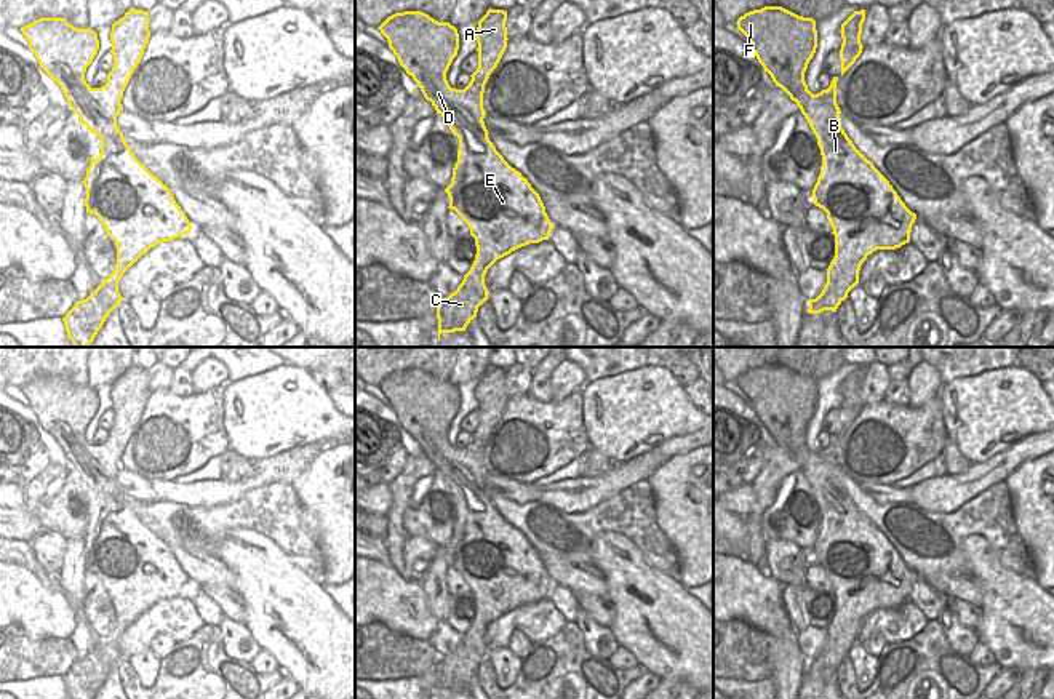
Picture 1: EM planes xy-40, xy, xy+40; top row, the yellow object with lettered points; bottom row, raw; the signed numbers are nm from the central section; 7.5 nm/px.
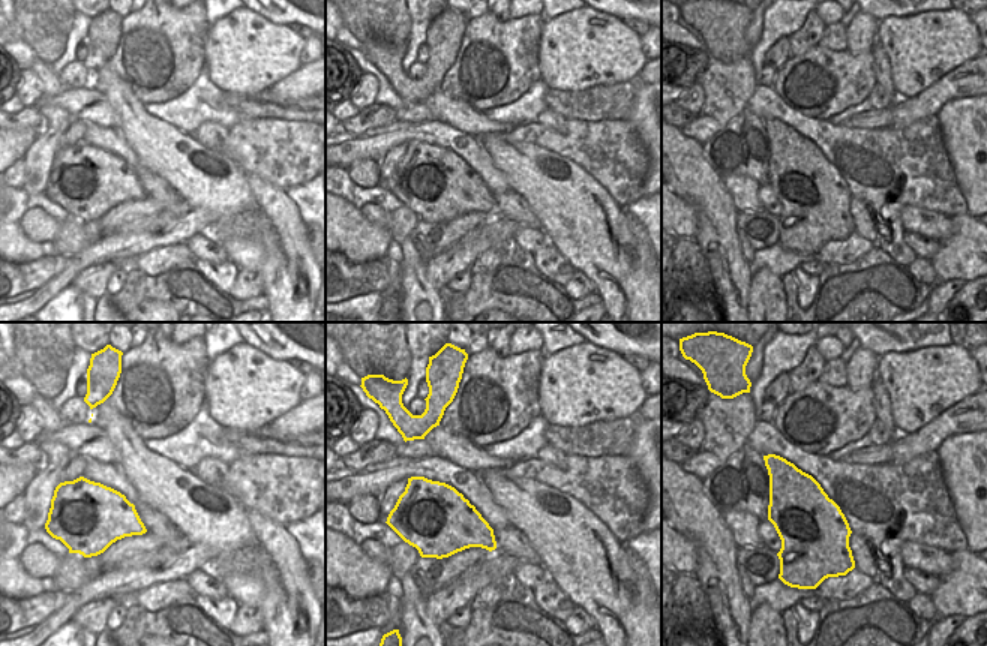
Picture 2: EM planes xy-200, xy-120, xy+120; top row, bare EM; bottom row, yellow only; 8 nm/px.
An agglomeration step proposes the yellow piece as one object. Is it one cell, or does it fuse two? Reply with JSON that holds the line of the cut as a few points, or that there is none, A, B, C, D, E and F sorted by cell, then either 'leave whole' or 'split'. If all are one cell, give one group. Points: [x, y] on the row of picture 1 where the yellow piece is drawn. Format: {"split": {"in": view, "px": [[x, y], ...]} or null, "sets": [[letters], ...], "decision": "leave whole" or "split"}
{"split": null, "sets": [["A", "B", "C", "D", "E", "F"]], "decision": "leave whole"}

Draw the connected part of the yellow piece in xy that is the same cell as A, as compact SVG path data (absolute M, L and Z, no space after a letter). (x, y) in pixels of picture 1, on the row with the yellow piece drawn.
M488 10L478 21L475 40L478 43L478 67L464 90L451 88L446 72L457 56L459 34L449 22L438 22L422 11L403 11L389 16L377 29L387 38L389 48L400 66L421 88L443 117L451 133L459 138L457 162L453 168L451 184L445 189L449 210L454 210L469 226L475 238L477 254L462 283L448 298L437 296L438 341L441 333L465 331L477 317L478 307L488 299L485 275L501 258L529 243L549 240L553 229L539 194L520 171L512 168L496 150L485 126L483 93L491 72L497 67L507 48L507 11Z

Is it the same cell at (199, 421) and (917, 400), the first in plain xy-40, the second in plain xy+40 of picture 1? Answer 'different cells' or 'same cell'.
different cells

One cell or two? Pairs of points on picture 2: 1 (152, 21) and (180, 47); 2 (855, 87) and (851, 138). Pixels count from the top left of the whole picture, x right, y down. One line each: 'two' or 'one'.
1: one
2: two

